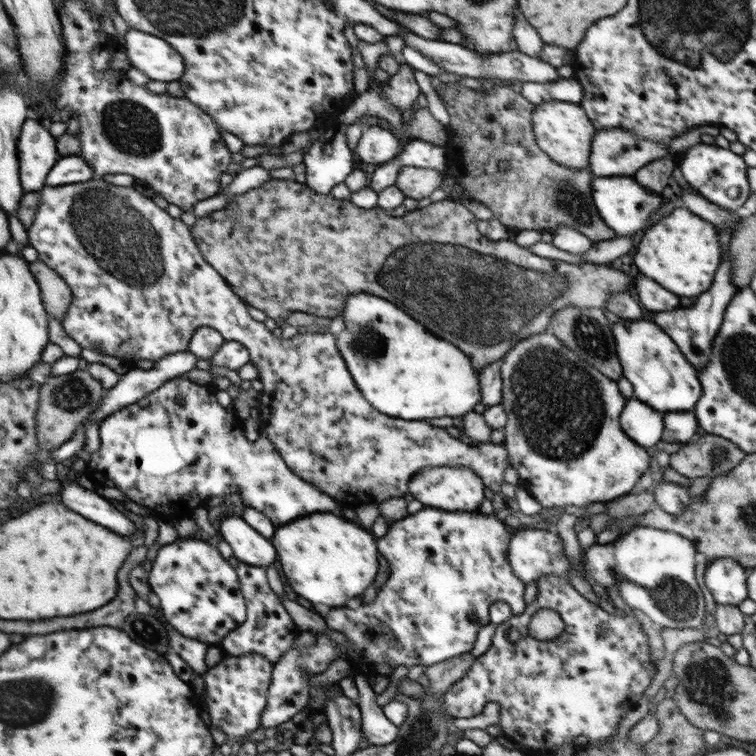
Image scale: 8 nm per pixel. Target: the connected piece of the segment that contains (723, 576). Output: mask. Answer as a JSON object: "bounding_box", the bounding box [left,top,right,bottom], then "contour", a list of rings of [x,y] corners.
{"bounding_box":[704,557,748,606],"contour":[[[730,557],[718,558],[706,565],[704,586],[717,604],[738,606],[748,599],[748,571]]]}

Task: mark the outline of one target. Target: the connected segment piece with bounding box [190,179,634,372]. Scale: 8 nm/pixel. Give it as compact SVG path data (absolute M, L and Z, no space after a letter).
M268 180L259 188L252 188L248 192L234 195L230 203L220 210L198 217L190 232L198 245L201 256L220 274L222 278L232 287L232 290L246 304L265 312L268 317L282 322L292 312L306 312L316 316L332 319L342 314L346 305L346 297L352 293L364 292L377 297L384 298L388 302L394 302L410 314L410 318L416 318L420 324L428 326L438 338L450 340L464 354L470 357L472 367L476 372L482 371L491 362L502 359L505 354L516 346L521 339L528 338L534 334L540 334L548 330L551 316L566 306L580 306L580 308L605 308L608 296L616 292L630 292L630 286L634 283L634 276L628 276L623 271L614 270L608 265L596 265L593 263L582 263L580 265L570 264L552 258L541 258L533 254L528 247L520 246L509 238L501 241L493 241L486 238L477 229L478 219L459 200L445 199L423 208L417 207L413 211L406 211L405 215L395 217L390 212L376 206L365 210L352 204L348 199L336 200L331 194L317 194L310 190L305 184L299 184L292 180Z

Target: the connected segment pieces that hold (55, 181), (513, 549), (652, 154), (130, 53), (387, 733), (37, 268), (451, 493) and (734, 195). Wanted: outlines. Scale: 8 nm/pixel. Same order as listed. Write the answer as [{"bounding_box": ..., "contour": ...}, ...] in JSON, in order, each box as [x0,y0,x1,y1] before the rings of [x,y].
[{"bounding_box":[46,155,96,186],"contour":[[[78,155],[59,158],[47,176],[46,186],[65,186],[96,178],[90,166]]]},{"bounding_box":[508,529,575,584],"contour":[[[546,529],[513,531],[508,545],[508,564],[524,584],[530,584],[544,575],[558,575],[568,580],[570,568],[575,567],[564,553],[564,543],[560,536]]]},{"bounding_box":[589,129,668,177],"contour":[[[623,129],[600,130],[592,140],[589,170],[594,177],[632,176],[646,164],[662,158],[668,148],[658,142],[644,141]]]},{"bounding_box":[121,28,186,82],"contour":[[[129,28],[121,41],[130,66],[146,73],[150,80],[172,82],[186,70],[184,57],[162,38]]]},{"bounding_box":[354,676,398,747],"contour":[[[357,676],[354,680],[359,690],[359,709],[361,710],[361,734],[369,745],[382,747],[396,741],[398,726],[394,725],[376,704],[377,694],[366,678]]]},{"bounding_box":[29,260,72,322],"contour":[[[40,260],[29,263],[29,267],[32,275],[38,281],[42,304],[48,313],[48,320],[57,318],[58,322],[64,321],[68,313],[68,306],[72,304],[70,287],[58,273],[53,272]]]},{"bounding_box":[408,466,486,513],"contour":[[[439,466],[426,467],[420,469],[413,475],[408,483],[408,492],[414,496],[416,500],[420,500],[425,506],[432,508],[440,508],[448,510],[448,512],[464,511],[472,513],[479,511],[479,508],[484,502],[484,490],[486,486],[478,473],[470,467],[456,466]]]},{"bounding_box":[677,143,751,213],"contour":[[[699,143],[682,154],[681,161],[678,162],[677,175],[683,185],[692,188],[709,202],[736,213],[751,195],[747,178],[748,168],[742,156],[734,154],[732,150],[720,148],[716,144]]]}]

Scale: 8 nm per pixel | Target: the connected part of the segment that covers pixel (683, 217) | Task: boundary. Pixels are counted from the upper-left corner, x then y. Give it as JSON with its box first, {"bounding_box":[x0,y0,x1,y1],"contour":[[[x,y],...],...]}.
{"bounding_box":[634,207,723,296],"contour":[[[686,207],[674,209],[658,224],[642,232],[634,264],[638,270],[678,296],[698,296],[714,282],[714,274],[723,262],[723,249],[718,240],[718,230],[711,222],[696,216]]]}

